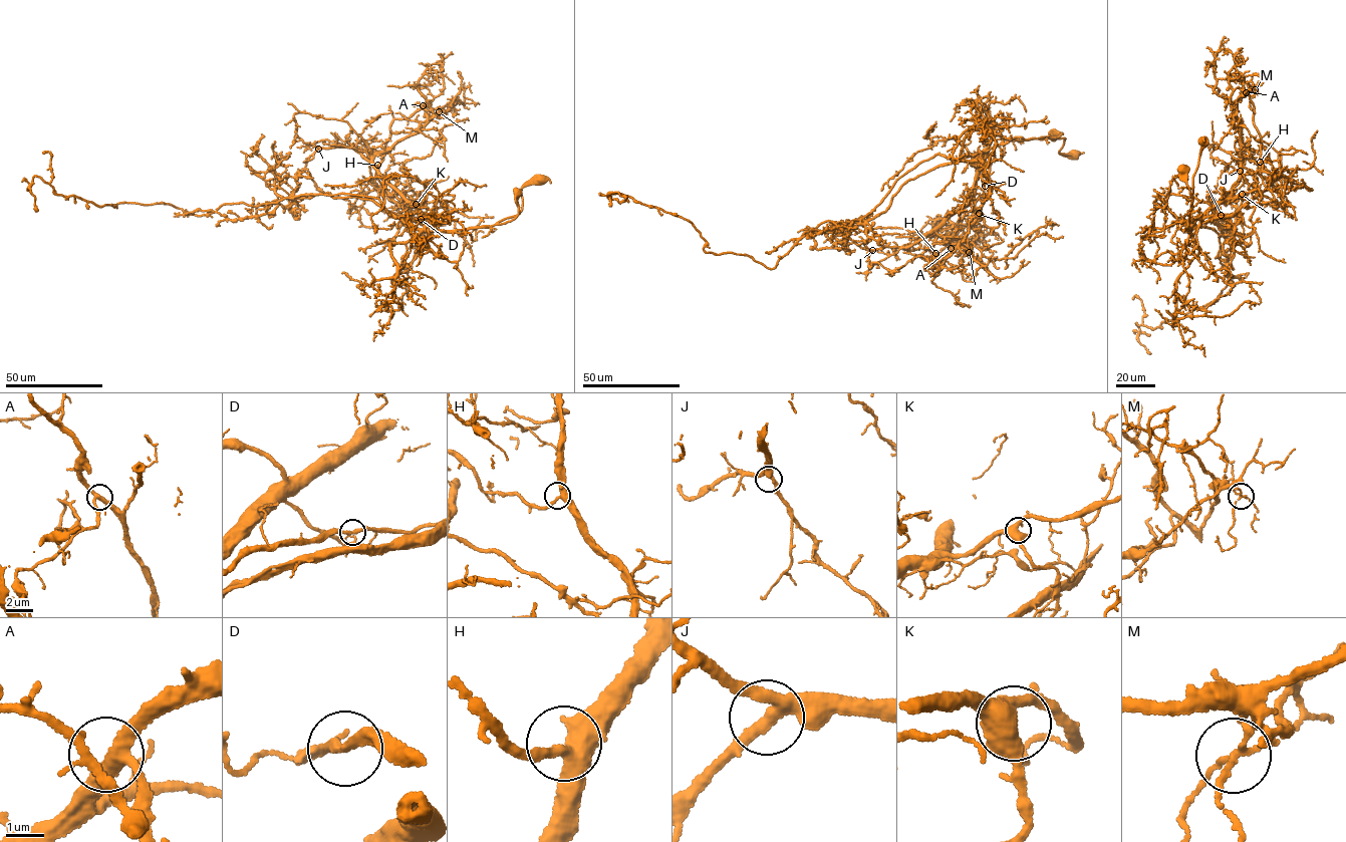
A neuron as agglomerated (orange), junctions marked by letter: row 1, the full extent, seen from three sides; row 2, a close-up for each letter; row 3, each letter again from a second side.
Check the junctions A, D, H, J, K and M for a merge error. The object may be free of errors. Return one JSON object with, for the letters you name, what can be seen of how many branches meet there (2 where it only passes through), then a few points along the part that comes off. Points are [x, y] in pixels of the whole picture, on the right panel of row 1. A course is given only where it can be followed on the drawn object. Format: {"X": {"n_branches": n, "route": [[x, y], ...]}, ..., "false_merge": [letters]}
{"M": {"n_branches": 4, "route": [[1255, 89], [1272, 183], [1177, 224], [1215, 230], [1215, 258], [1248, 273], [1135, 323], [1150, 353]]}, "false_merge": ["M"]}

